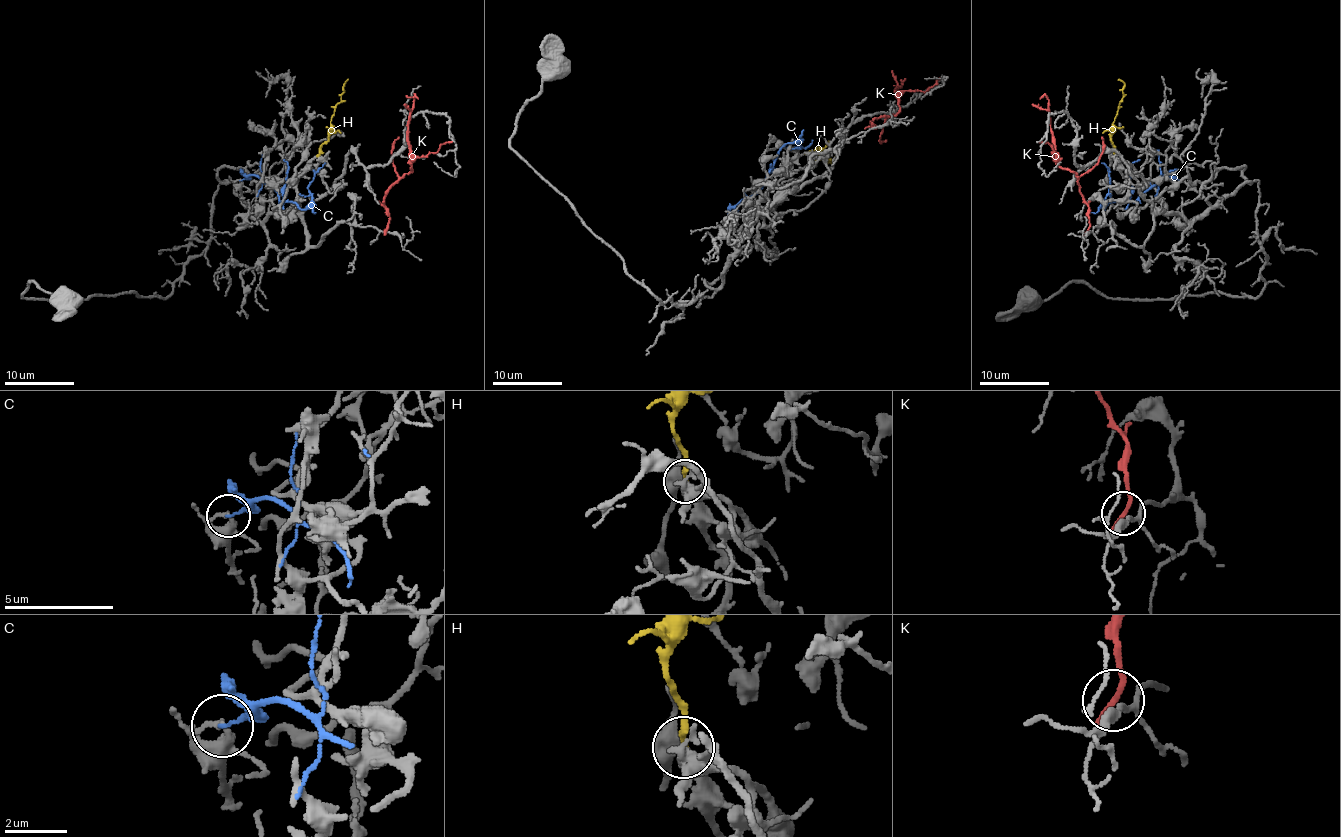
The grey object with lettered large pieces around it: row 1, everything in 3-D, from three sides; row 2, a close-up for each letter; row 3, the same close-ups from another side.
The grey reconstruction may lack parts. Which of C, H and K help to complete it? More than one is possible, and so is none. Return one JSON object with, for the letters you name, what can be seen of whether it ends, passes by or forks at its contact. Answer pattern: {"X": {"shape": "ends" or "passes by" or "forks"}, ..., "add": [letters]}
{"H": {"shape": "ends"}, "add": ["H"]}

